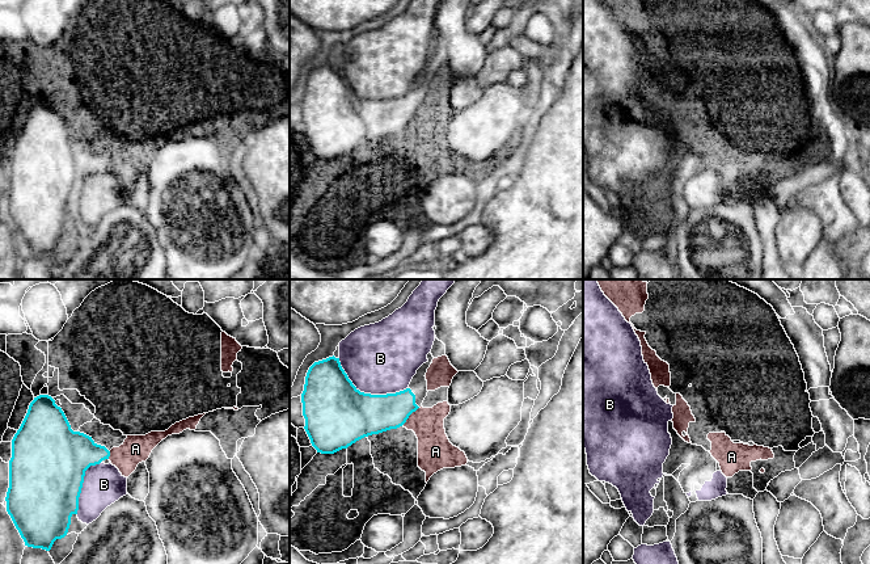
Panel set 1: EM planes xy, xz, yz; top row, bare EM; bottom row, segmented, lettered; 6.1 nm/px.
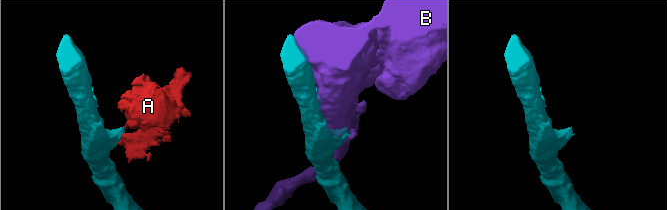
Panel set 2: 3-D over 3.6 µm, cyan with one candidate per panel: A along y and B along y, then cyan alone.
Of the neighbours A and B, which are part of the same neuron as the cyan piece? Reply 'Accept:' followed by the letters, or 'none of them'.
Accept: A

